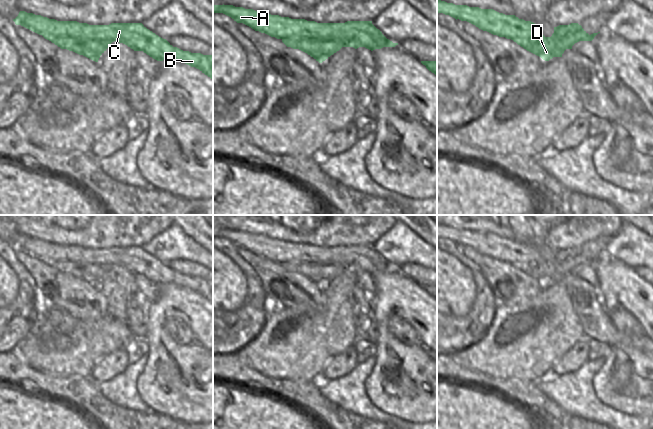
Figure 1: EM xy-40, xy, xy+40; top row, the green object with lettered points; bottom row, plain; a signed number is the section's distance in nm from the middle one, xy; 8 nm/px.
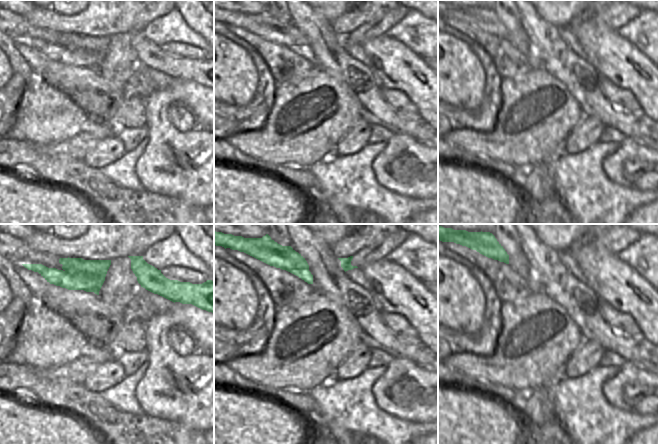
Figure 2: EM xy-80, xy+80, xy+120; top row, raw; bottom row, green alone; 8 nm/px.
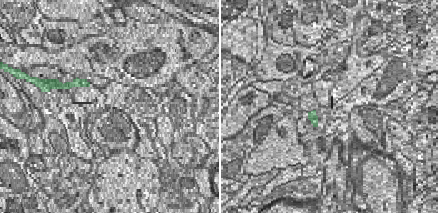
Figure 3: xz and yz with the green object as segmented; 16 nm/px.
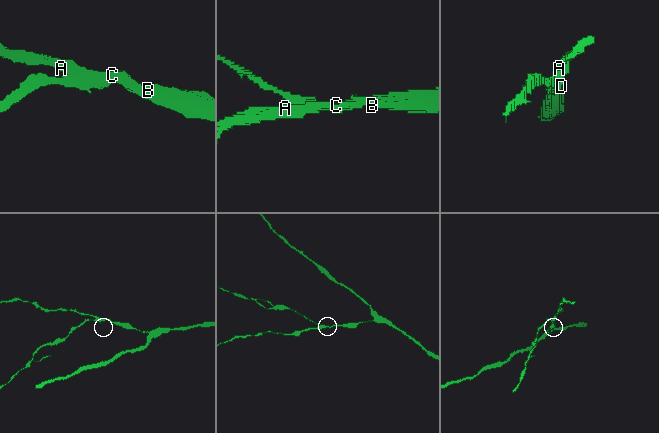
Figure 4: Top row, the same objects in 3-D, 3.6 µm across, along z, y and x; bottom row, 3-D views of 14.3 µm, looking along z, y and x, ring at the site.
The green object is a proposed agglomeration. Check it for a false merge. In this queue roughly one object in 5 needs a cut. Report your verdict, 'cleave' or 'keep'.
cleave

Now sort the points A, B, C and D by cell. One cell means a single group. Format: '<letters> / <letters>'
A B C / D

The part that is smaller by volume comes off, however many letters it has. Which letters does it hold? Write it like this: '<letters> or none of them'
D

